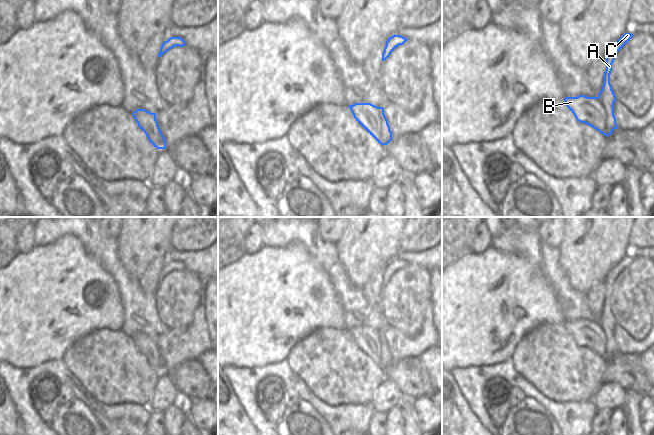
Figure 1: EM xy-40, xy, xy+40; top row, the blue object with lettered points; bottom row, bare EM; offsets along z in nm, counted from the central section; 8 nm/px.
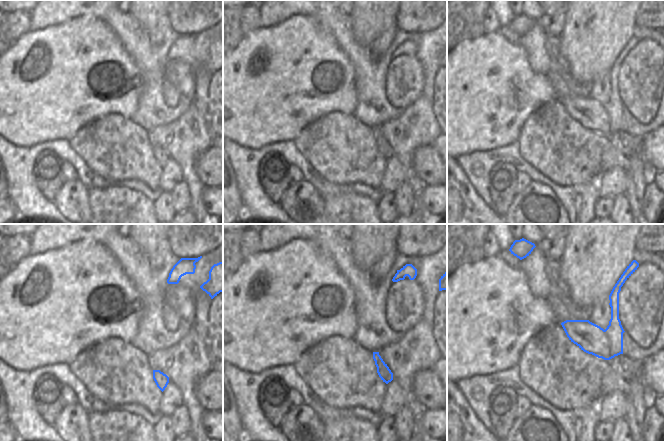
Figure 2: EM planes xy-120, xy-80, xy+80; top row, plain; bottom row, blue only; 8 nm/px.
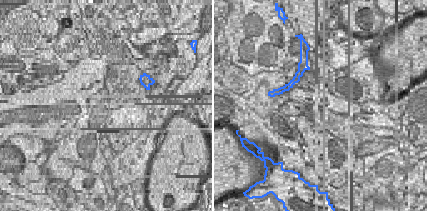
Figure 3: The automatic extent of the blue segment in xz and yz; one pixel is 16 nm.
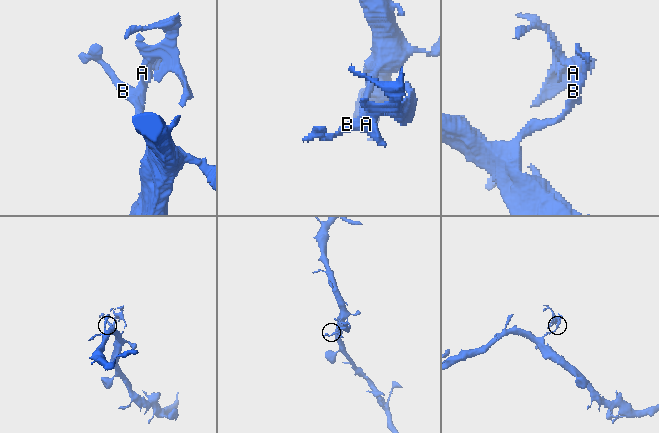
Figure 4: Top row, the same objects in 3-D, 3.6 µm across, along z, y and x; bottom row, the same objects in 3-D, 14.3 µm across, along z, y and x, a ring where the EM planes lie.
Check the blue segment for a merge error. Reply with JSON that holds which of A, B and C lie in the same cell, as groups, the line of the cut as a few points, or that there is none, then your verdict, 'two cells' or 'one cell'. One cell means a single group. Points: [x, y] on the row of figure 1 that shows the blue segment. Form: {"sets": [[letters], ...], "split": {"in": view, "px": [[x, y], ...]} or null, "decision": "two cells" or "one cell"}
{"sets": [["A", "C"], ["B"]], "split": {"in": "xy+40", "px": [[598, 96], [605, 110], [605, 120], [614, 128]]}, "decision": "two cells"}

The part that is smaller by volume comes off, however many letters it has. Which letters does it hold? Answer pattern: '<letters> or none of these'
A, C

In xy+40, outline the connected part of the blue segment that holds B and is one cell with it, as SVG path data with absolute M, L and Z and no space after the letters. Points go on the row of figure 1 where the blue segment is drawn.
M565 97L564 102L577 121L585 123L605 136L612 134L614 128L606 122L606 110L599 97Z

